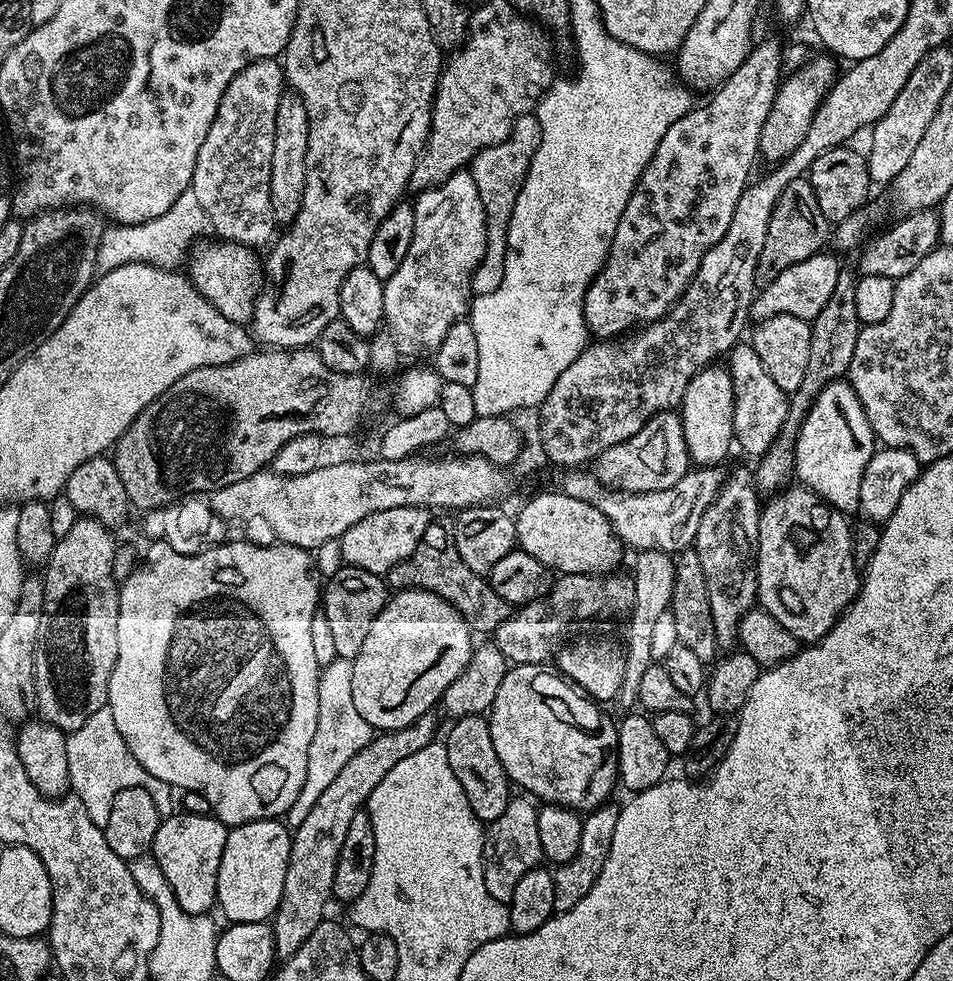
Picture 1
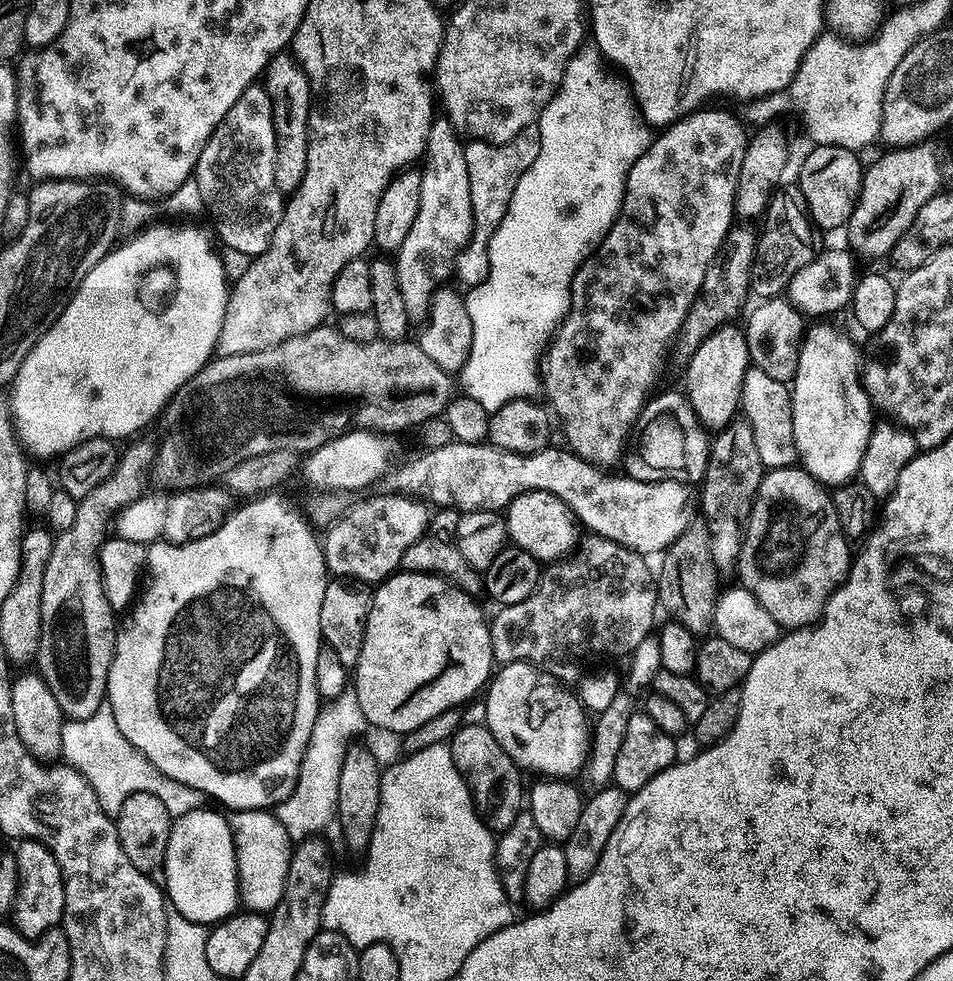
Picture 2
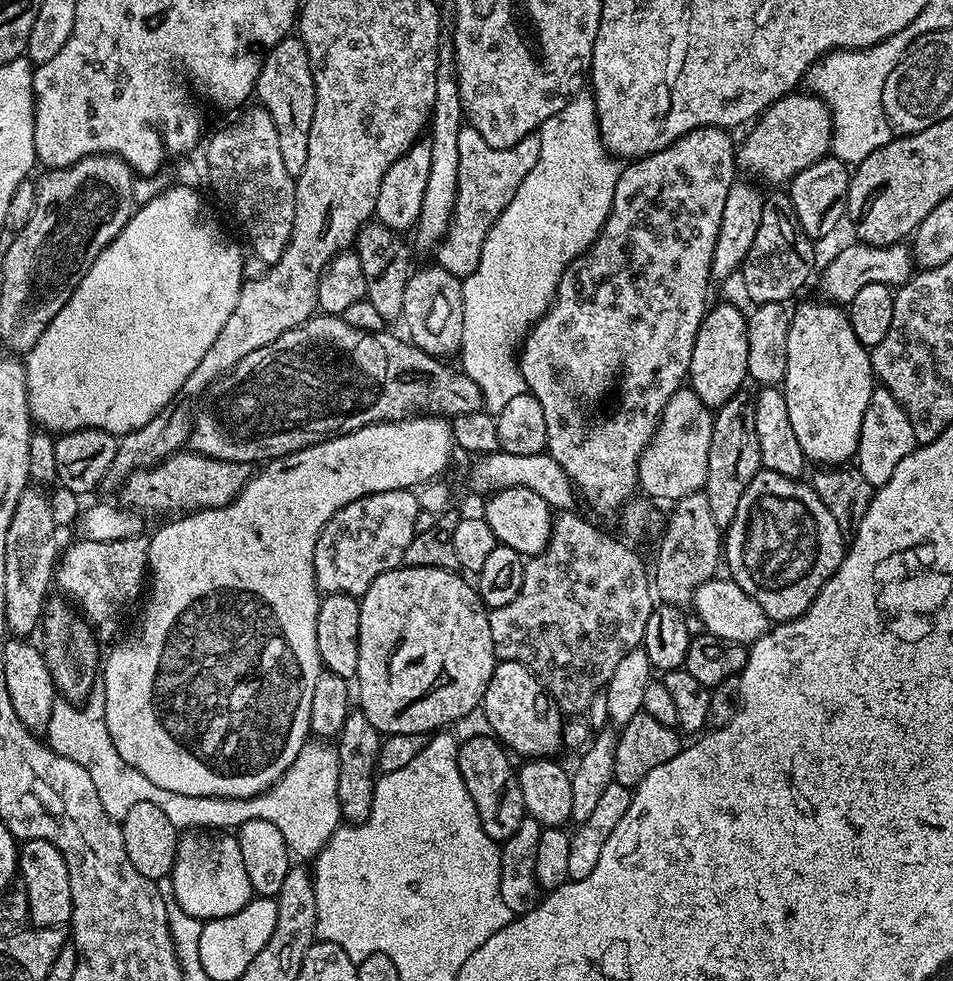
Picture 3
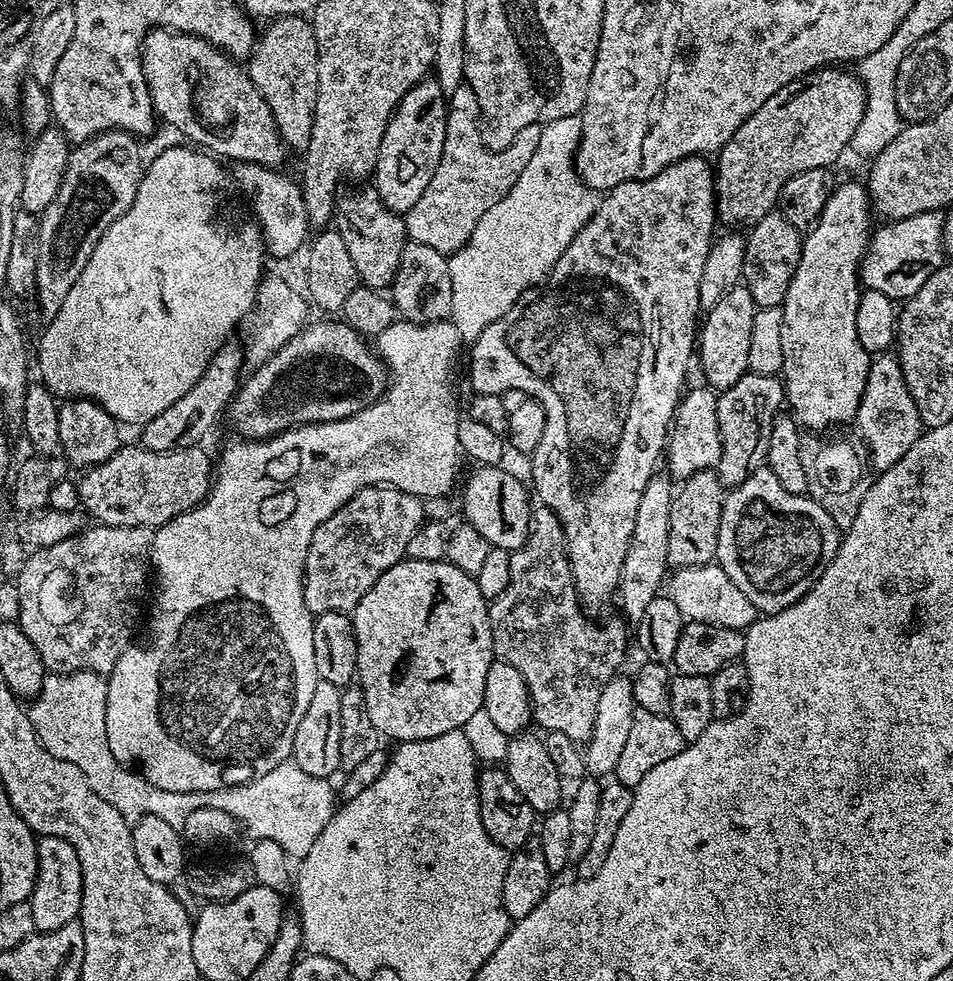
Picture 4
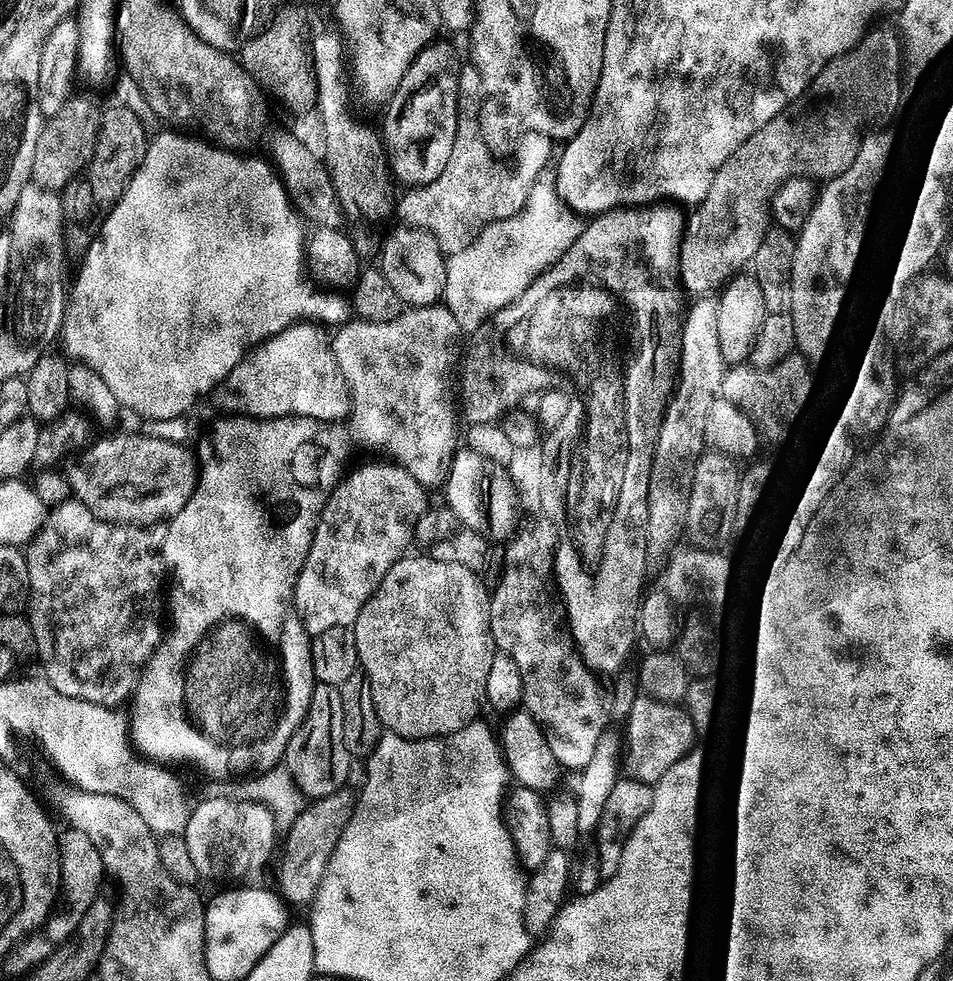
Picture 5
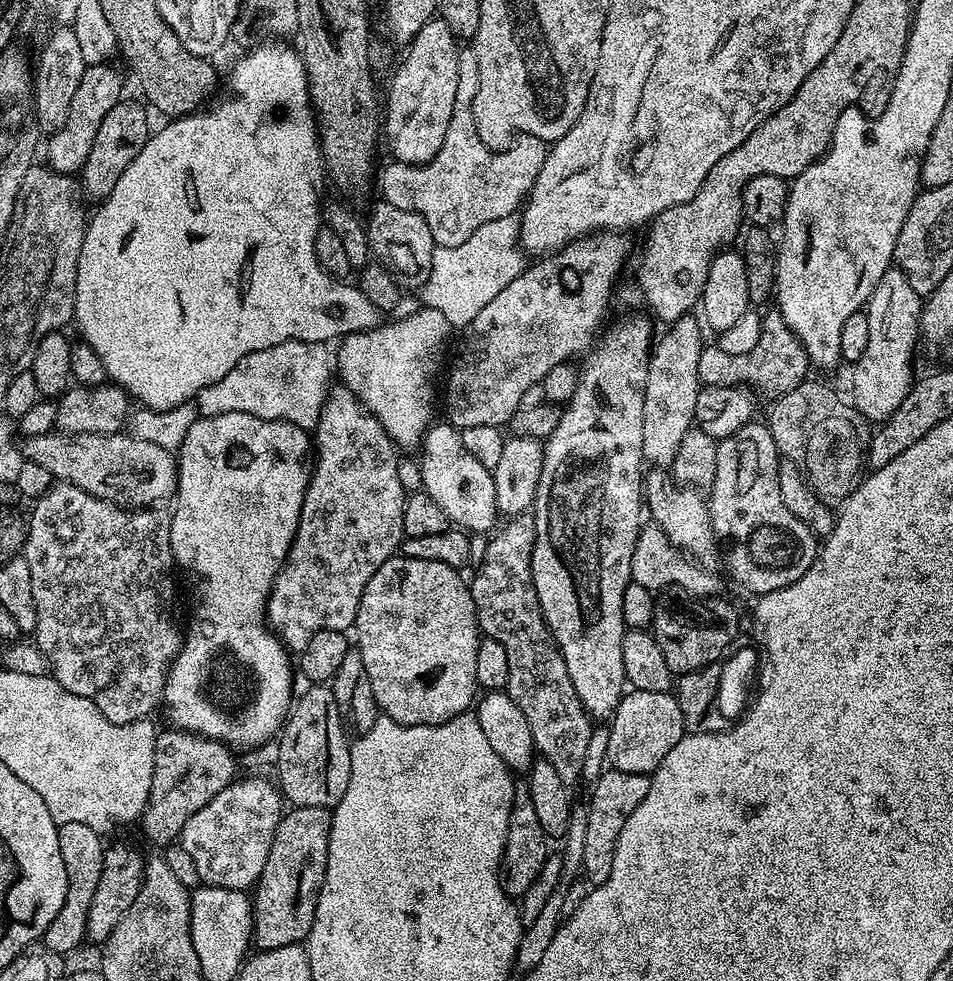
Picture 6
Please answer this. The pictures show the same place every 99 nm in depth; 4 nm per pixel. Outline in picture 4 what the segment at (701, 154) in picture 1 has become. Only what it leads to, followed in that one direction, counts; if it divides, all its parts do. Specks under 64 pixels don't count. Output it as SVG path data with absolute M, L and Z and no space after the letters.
M687 156L666 166L666 170L650 178L627 180L607 189L606 195L601 199L598 210L592 215L590 222L586 222L586 226L577 234L574 242L566 246L562 258L558 258L558 262L552 268L546 280L549 288L533 304L526 305L525 303L511 318L490 322L490 326L486 326L486 330L482 330L482 334L476 340L471 341L472 357L468 360L468 380L472 383L473 393L482 396L486 394L500 396L505 392L523 392L525 397L537 400L545 408L545 412L550 412L550 406L552 406L554 414L564 416L564 422L568 422L564 446L560 446L558 442L558 458L560 458L560 450L564 450L564 456L568 456L570 460L570 490L574 494L574 500L578 502L586 504L590 494L610 488L616 482L622 484L622 476L626 476L628 472L622 468L622 460L626 460L622 456L626 454L624 450L628 448L628 440L632 440L634 436L642 432L642 442L650 440L650 446L652 446L652 428L671 429L672 421L676 419L676 405L680 403L682 393L686 388L684 379L688 376L688 363L691 360L693 363L694 349L698 344L698 321L702 316L699 304L702 270L705 269L706 256L710 253L714 241L712 231L718 228L716 177L713 165L709 161L707 164L706 161L704 156Z

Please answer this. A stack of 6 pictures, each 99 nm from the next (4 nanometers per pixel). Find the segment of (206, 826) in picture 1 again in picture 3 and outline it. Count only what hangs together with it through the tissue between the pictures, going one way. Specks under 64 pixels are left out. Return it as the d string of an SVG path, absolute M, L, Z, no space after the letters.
M208 830L185 831L176 841L176 857L170 879L178 906L182 906L186 914L203 921L238 914L242 906L254 899L242 850L237 837L232 834L213 834Z

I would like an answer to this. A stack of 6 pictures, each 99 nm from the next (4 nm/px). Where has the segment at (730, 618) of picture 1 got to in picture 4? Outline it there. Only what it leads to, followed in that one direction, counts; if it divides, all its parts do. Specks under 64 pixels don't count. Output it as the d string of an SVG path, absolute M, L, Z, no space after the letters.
M745 372L742 378L738 378L738 382L734 382L734 386L723 389L717 395L716 413L722 438L722 454L714 471L722 485L735 486L746 482L750 474L765 467L772 418L781 413L785 404L783 379L779 375L767 376L757 372Z

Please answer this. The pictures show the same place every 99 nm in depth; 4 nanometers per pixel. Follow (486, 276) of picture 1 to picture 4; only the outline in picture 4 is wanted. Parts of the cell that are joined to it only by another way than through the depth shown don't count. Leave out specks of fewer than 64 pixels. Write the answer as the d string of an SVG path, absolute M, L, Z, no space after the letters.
M467 83L460 84L458 90L454 90L452 96L447 97L448 117L446 118L446 142L442 146L442 158L438 162L438 170L434 170L434 178L430 178L430 186L426 186L426 191L414 206L410 206L408 212L403 213L404 229L408 232L408 240L414 244L430 246L433 250L445 254L451 254L459 250L464 243L474 234L474 226L490 210L490 206L495 206L497 202L502 202L506 194L510 194L510 186L518 182L518 174L526 170L526 162L530 162L534 150L538 150L538 138L542 138L541 125L526 126L518 138L506 150L501 152L491 152L480 137L480 107L476 105L476 99L472 89Z

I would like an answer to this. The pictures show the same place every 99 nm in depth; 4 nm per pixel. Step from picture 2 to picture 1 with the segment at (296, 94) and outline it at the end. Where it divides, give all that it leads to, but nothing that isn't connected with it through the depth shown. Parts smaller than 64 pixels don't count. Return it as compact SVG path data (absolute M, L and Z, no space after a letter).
M294 94L280 100L277 122L274 126L273 158L270 163L270 203L277 225L291 225L302 206L306 190L306 150L310 146L310 122L305 106Z

